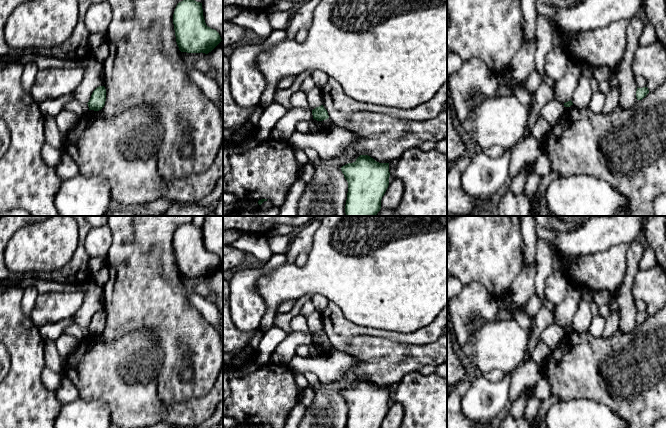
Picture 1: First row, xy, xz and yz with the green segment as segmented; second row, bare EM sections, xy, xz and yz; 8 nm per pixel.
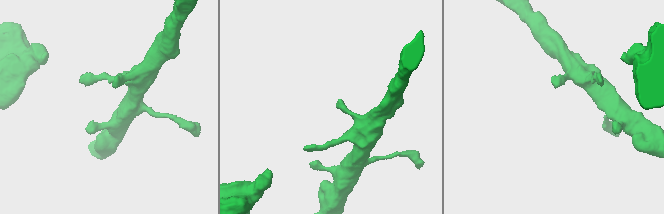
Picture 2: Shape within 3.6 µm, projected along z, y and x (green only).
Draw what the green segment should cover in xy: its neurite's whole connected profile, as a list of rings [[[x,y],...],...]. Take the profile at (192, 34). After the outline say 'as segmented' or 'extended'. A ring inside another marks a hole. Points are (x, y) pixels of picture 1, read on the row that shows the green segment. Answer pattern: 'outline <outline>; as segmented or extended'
outline [[[195,0],[177,4],[173,24],[181,52],[208,54],[222,41],[219,33],[206,25],[202,3]]]; as segmented

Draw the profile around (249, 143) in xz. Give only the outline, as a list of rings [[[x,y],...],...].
[[[255,137],[245,138],[244,141],[238,145],[244,152],[257,147],[262,141],[257,140]]]

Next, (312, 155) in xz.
[[[307,148],[307,149],[304,149],[304,152],[307,155],[309,161],[311,161],[315,164],[320,163],[321,159],[320,159],[318,153],[314,149]]]

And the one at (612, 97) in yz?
[[[620,88],[609,91],[606,94],[606,102],[601,114],[610,113],[615,107],[619,106]]]

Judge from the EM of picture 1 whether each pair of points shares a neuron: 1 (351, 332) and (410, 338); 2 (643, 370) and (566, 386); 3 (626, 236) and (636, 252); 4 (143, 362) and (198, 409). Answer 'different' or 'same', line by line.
1: same
2: same
3: different
4: same

